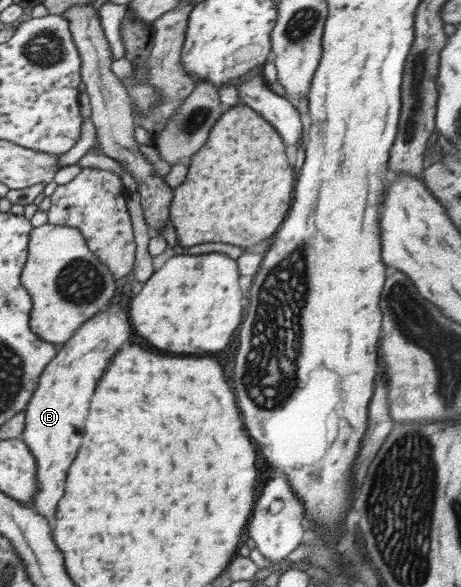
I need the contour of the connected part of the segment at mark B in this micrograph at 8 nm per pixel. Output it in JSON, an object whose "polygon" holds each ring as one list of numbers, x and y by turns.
{"polygon":[[109,305,105,311,91,317,75,330,69,341,53,356,38,377,24,413,24,426,20,439,28,447,36,467,36,494,32,495,31,508,49,519,55,515,55,505,63,495,63,481,69,463,73,461,81,427,87,415,87,403,93,387,101,377,109,357,129,339,127,313,119,305]]}

